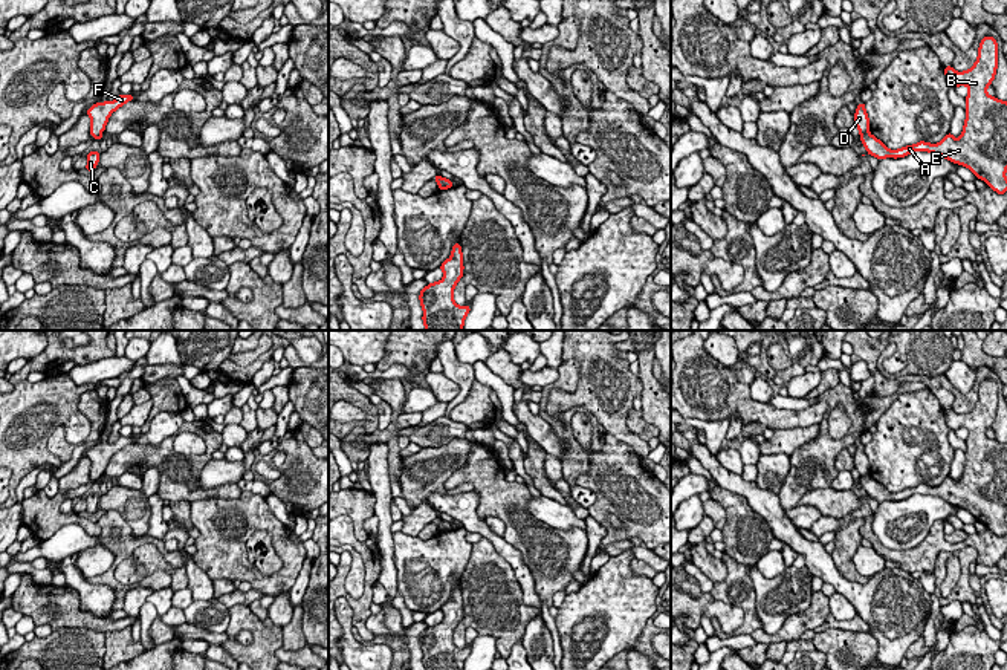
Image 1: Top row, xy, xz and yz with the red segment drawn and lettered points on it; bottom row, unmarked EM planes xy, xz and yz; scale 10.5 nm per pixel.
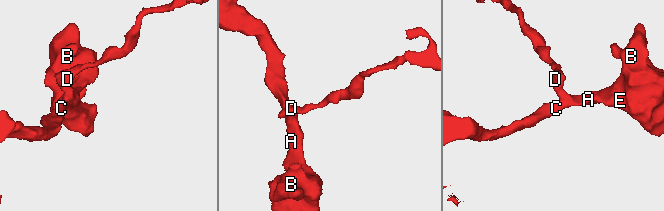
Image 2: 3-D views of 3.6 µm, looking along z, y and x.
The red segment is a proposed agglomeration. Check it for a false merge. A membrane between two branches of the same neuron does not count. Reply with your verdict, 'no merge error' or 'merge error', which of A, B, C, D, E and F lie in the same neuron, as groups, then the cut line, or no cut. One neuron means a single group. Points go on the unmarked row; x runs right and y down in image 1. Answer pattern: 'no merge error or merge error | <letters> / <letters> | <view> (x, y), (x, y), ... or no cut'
merge error | A B C E / D F | yz (868, 473), (861, 478)

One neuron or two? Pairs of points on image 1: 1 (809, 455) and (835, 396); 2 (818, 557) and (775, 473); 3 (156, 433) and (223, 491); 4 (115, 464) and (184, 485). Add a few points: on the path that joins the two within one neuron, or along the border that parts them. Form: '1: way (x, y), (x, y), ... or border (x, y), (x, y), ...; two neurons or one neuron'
1: way (830, 448), (842, 444), (856, 430), (856, 412); one neuron
2: border (755, 482), (777, 494); two neurons
3: border (184, 421), (174, 433), (156, 444), (133, 444); two neurons
4: way (132, 461), (159, 461), (167, 468); one neuron

